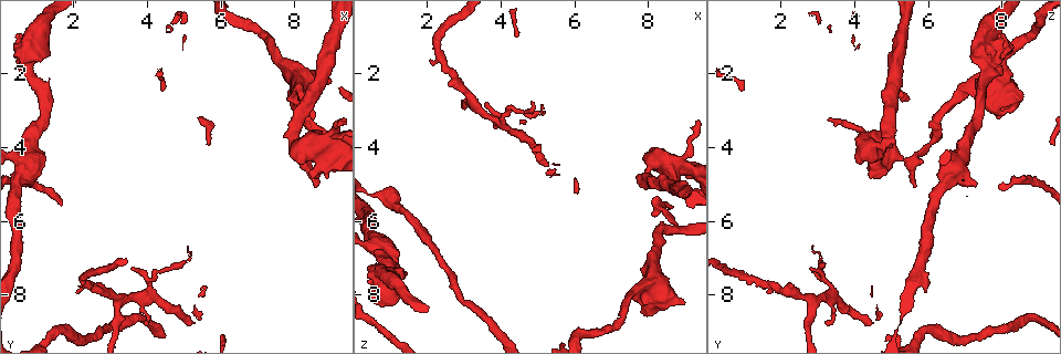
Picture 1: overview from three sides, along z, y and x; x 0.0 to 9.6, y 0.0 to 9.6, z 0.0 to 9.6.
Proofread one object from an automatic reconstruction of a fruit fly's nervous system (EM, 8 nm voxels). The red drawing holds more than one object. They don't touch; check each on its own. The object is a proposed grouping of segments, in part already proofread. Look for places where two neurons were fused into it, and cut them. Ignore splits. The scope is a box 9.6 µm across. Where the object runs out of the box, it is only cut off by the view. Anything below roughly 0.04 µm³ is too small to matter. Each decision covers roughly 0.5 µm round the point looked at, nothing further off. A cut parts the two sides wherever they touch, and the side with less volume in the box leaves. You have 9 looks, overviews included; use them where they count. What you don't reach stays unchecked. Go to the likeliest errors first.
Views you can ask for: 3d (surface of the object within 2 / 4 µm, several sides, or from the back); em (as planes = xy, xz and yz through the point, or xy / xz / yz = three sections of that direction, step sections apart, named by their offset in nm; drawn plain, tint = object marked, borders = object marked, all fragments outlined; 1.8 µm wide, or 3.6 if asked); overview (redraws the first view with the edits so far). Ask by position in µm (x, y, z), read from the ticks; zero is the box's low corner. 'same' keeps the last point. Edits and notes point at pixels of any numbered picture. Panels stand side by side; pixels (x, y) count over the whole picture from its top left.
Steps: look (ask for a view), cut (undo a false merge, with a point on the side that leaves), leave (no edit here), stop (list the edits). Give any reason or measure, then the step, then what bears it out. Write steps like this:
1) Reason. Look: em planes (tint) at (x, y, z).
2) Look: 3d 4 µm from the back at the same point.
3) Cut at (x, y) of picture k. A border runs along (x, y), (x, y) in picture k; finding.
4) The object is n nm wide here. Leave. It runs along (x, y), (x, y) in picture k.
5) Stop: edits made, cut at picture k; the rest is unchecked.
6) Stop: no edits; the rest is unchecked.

Arms part here. Look: 3d 4 µm at (0.85, 1.65, 7.65).

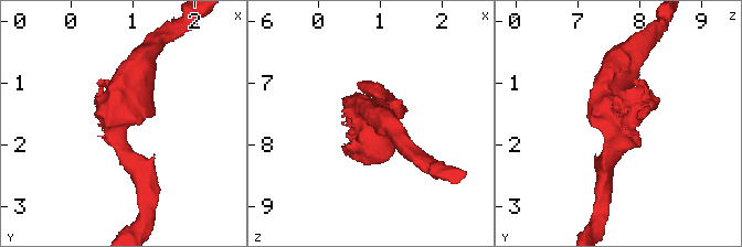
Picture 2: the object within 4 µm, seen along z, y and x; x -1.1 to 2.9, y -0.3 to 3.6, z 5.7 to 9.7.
Look: em 3.6 µm yz step 16 (tint) at (0.80, 1.70, 7.70).

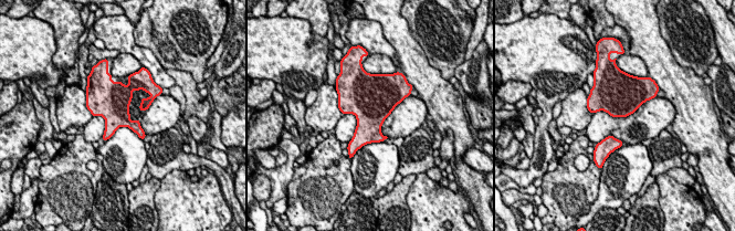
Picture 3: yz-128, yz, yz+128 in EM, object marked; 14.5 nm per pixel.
Cut it another way. Look: em 3.6 µm planes (tint) at the same point.

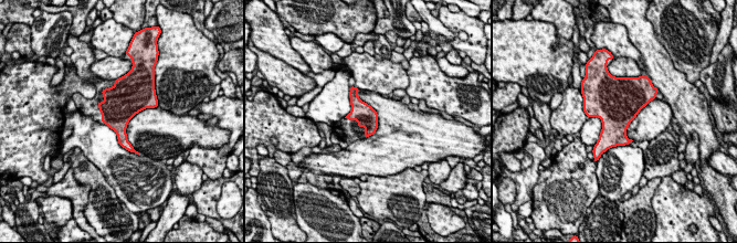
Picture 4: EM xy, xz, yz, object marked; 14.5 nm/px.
Leave. One neuron here.

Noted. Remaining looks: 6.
Thick turns thin. Look: em 3.6 µm xy step 16 (tint) at (8.00, 3.95, 4.50).

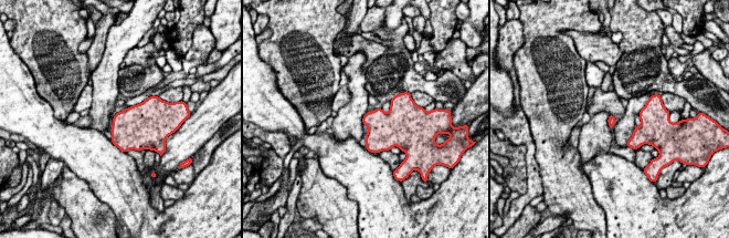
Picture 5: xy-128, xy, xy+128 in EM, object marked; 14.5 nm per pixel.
Look: em 3.6 µm xz step 8 (tint) at the same point.

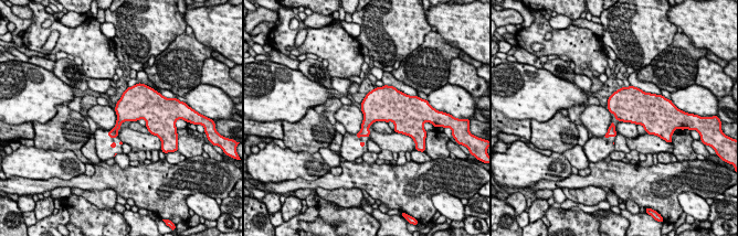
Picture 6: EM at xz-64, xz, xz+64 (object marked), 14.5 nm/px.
Leave. One neuron here.

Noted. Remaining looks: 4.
Sharp bend. Look: 3d 4 µm at (8.80, 3.70, 6.25).

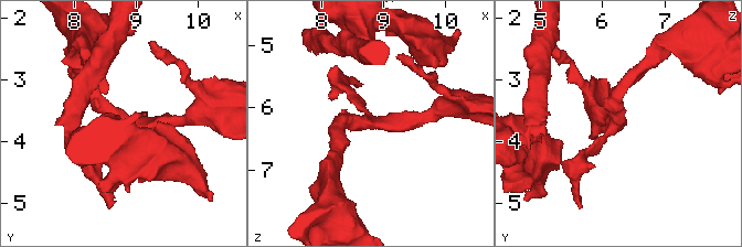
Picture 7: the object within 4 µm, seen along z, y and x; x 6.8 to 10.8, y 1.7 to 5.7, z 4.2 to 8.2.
Shape alone is not enough. Look: em 3.6 µm xy step 8 (tint) at (8.75, 3.65, 6.20).

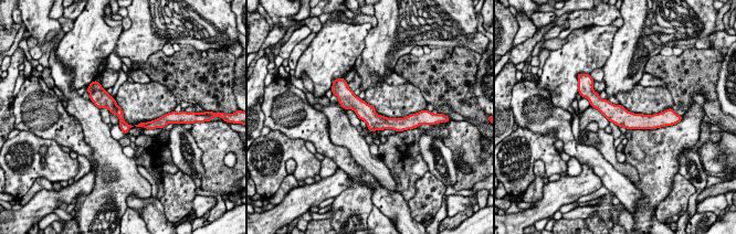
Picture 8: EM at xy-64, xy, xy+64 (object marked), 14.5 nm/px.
Look: em 3.6 µm planes (tint) at the same point.

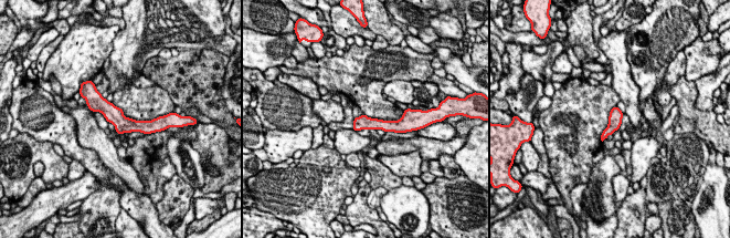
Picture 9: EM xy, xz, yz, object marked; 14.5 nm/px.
Leave. It runs along (91, 105), (149, 126) in picture 9; all the same neuron.

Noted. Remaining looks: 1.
Stop: no edits; the rest is unchecked.

